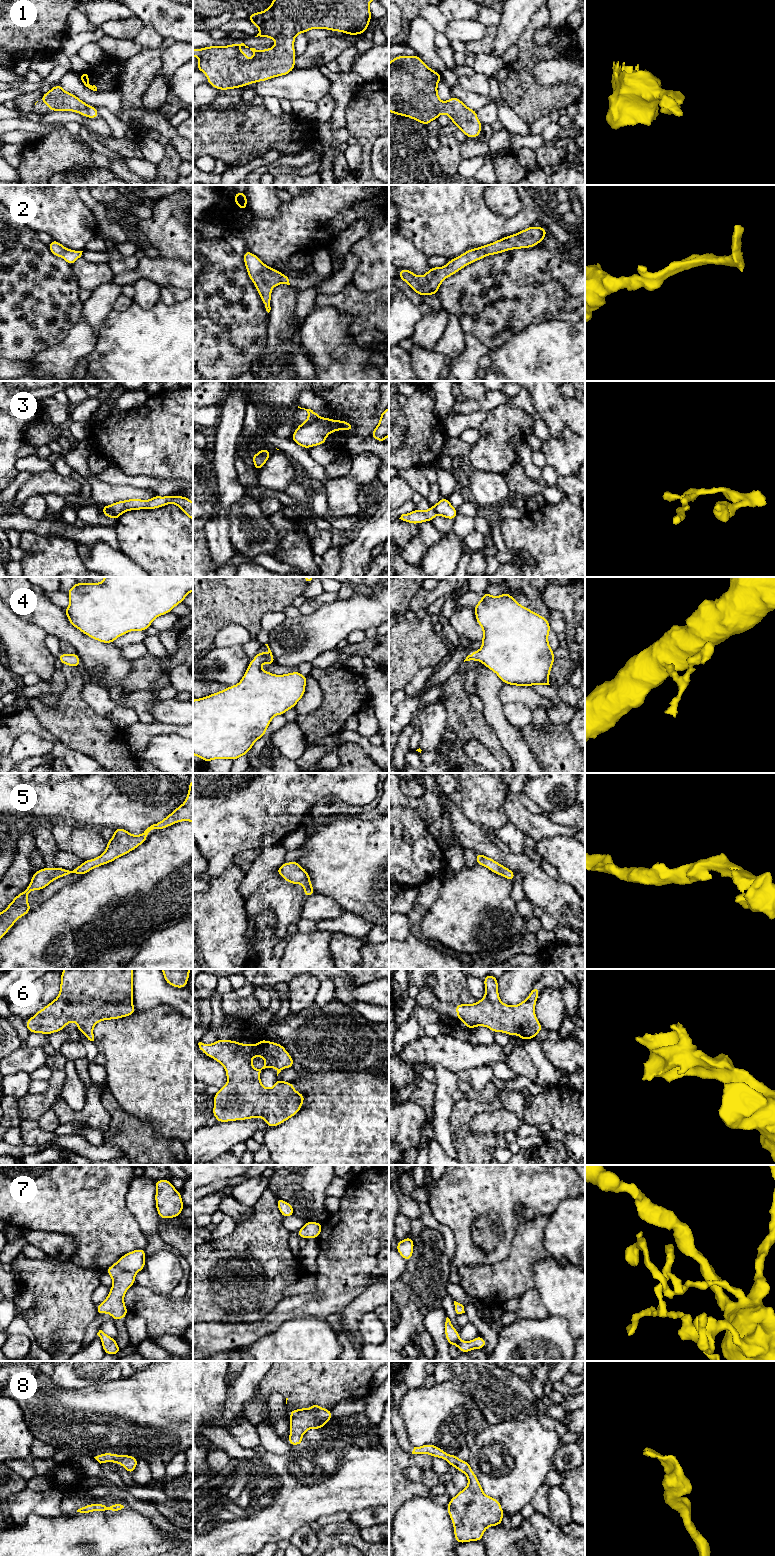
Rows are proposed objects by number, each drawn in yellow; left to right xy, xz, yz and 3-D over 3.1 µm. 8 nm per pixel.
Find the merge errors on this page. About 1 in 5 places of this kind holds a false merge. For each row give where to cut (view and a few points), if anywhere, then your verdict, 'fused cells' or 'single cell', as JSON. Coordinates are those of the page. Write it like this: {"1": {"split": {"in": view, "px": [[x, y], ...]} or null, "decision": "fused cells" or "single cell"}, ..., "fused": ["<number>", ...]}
{"1": {"split": null, "decision": "single cell"}, "2": {"split": null, "decision": "single cell"}, "3": {"split": {"in": "xz", "px": [[319, 417], [305, 425], [301, 425]]}, "decision": "fused cells"}, "4": {"split": null, "decision": "single cell"}, "5": {"split": null, "decision": "single cell"}, "6": {"split": null, "decision": "single cell"}, "7": {"split": null, "decision": "single cell"}, "8": {"split": null, "decision": "single cell"}, "fused": ["3"]}

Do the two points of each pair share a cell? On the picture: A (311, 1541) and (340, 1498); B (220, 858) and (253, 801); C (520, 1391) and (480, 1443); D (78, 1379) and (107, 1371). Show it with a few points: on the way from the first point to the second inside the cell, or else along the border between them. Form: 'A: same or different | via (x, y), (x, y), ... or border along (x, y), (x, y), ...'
A: different | border along (308, 1525), (300, 1527), (289, 1539)
B: same | via (220, 844), (220, 834), (239, 815)
C: different | border along (518, 1420), (504, 1420), (488, 1425)
D: same | via (85, 1372), (100, 1371)

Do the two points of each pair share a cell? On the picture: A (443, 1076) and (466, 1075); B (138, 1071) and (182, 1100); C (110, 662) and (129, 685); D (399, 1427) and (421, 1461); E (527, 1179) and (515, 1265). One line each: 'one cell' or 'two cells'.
A: two cells
B: one cell
C: two cells
D: two cells
E: two cells

